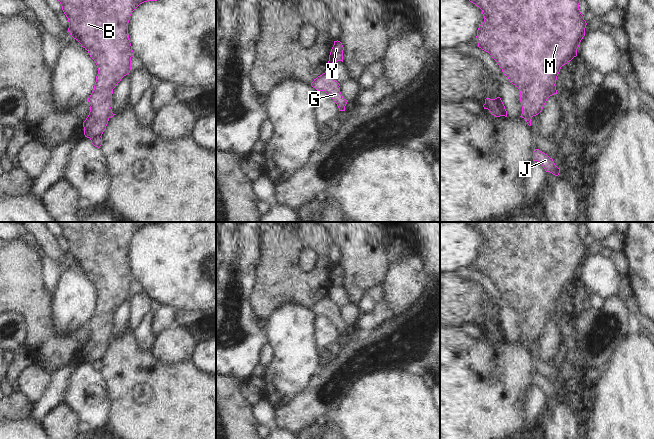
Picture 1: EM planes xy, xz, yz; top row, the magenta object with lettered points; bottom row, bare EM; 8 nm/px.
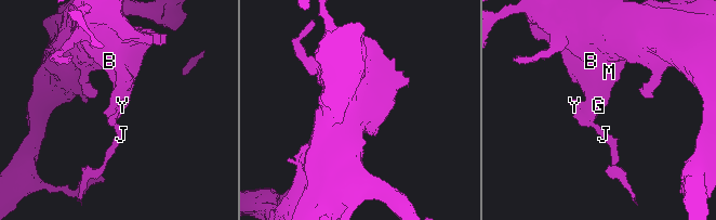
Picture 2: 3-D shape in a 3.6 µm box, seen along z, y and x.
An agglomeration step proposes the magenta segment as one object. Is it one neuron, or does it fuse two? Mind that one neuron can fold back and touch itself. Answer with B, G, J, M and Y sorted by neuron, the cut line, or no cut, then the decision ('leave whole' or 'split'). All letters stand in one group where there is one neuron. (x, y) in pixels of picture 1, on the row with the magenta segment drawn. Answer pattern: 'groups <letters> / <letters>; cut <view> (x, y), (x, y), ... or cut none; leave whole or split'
groups B G M / J Y; cut xy (100, 135), (95, 135), (90, 139); split

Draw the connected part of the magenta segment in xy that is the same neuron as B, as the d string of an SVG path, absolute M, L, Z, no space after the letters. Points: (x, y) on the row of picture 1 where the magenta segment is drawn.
M58 0L68 18L68 32L85 48L95 61L98 74L94 90L88 98L90 112L83 122L87 138L102 136L109 121L113 89L130 73L134 56L128 35L128 23L132 12L142 3L157 0Z

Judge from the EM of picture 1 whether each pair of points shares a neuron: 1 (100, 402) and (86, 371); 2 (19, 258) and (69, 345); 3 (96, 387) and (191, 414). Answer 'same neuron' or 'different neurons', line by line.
1: same neuron
2: same neuron
3: different neurons

